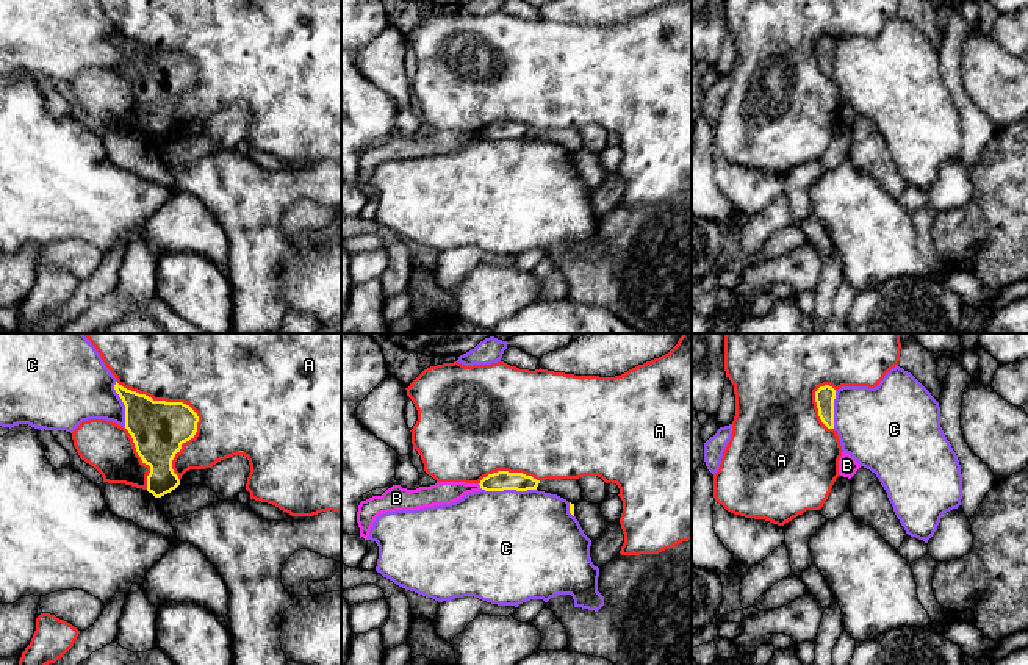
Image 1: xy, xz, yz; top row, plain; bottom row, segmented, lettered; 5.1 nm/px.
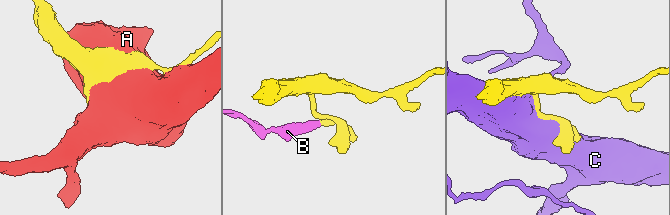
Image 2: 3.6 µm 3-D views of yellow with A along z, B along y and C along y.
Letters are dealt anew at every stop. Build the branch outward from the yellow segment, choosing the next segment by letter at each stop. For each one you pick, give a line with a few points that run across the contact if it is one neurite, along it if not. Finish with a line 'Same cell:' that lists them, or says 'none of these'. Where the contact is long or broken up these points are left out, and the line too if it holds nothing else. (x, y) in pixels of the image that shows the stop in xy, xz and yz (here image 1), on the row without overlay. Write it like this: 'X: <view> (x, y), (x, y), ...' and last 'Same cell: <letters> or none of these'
Same cell: none of these

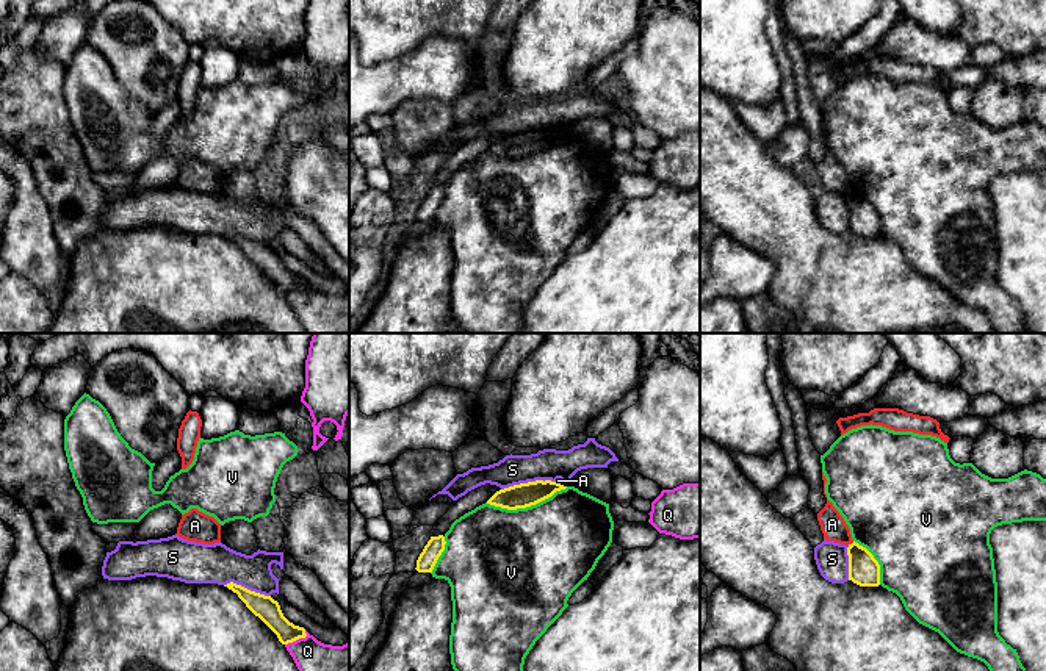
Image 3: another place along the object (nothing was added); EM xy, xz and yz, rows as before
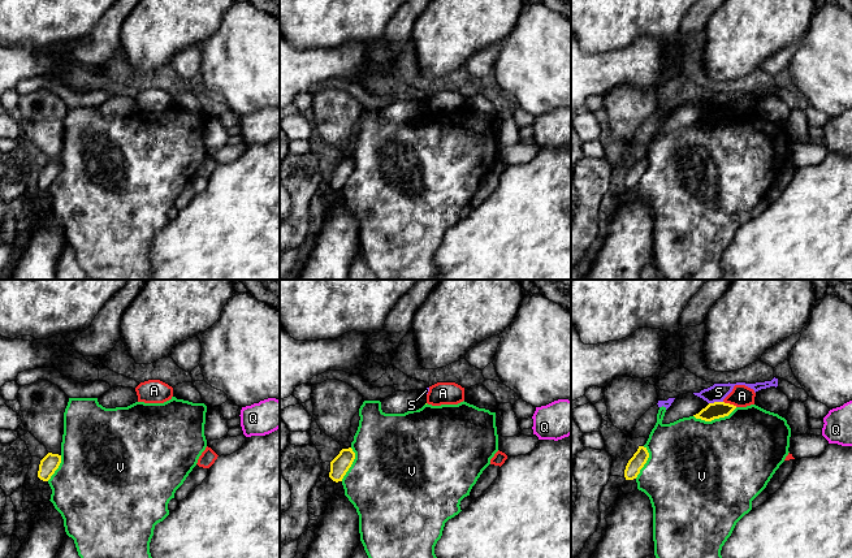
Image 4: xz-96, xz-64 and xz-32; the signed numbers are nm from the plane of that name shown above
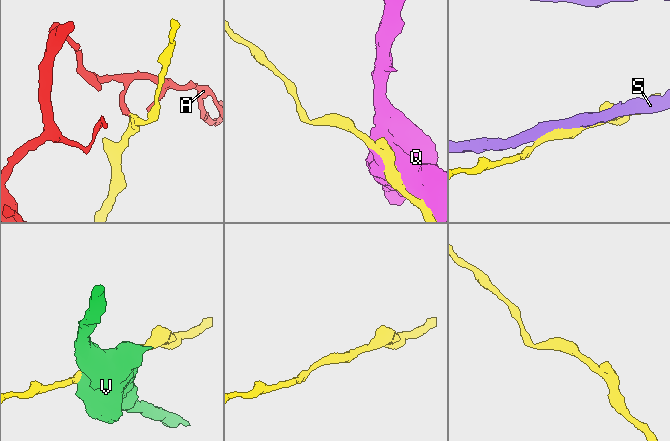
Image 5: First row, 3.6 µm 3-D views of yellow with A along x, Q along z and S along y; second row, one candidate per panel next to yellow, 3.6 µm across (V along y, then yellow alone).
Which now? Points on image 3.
Same cell: none of these

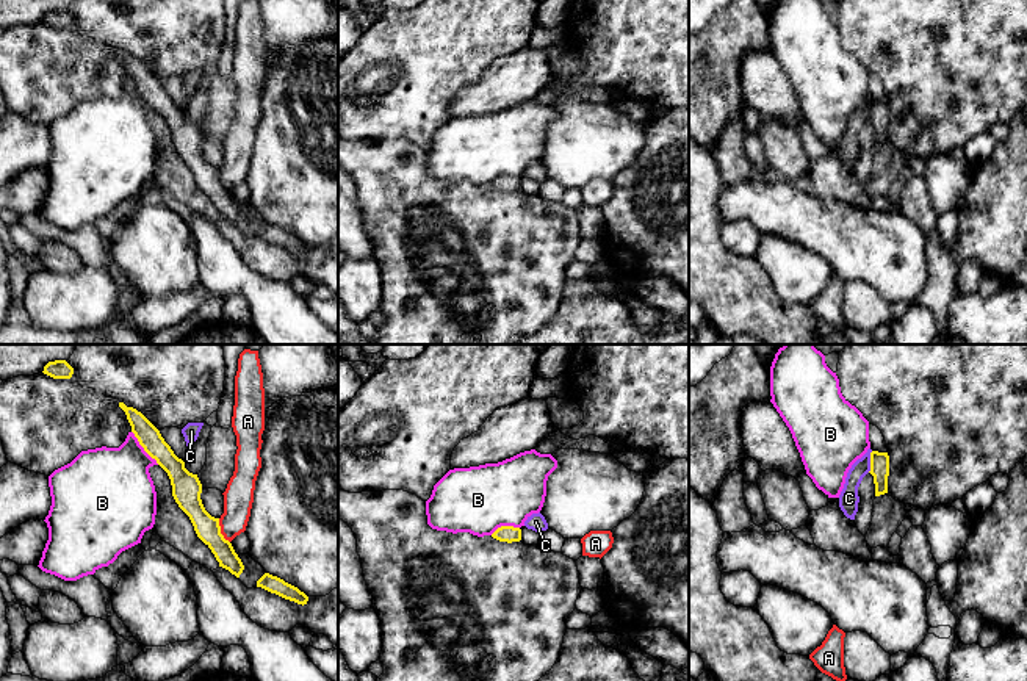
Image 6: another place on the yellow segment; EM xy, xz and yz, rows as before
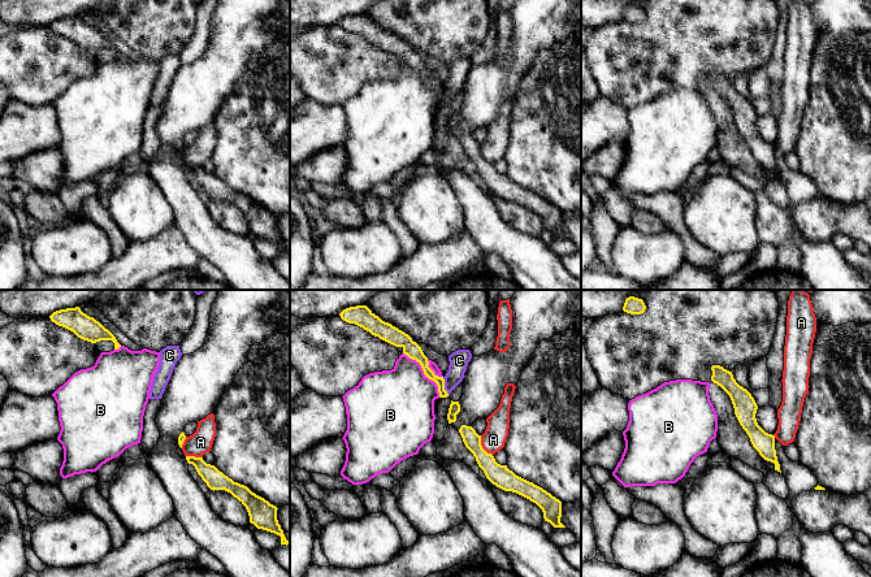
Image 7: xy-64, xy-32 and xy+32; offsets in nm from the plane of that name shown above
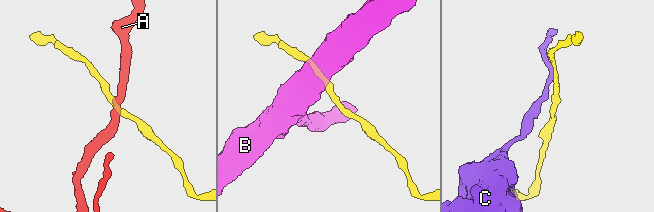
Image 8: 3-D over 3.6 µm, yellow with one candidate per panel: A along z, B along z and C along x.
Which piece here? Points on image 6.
Same cell: none of these

